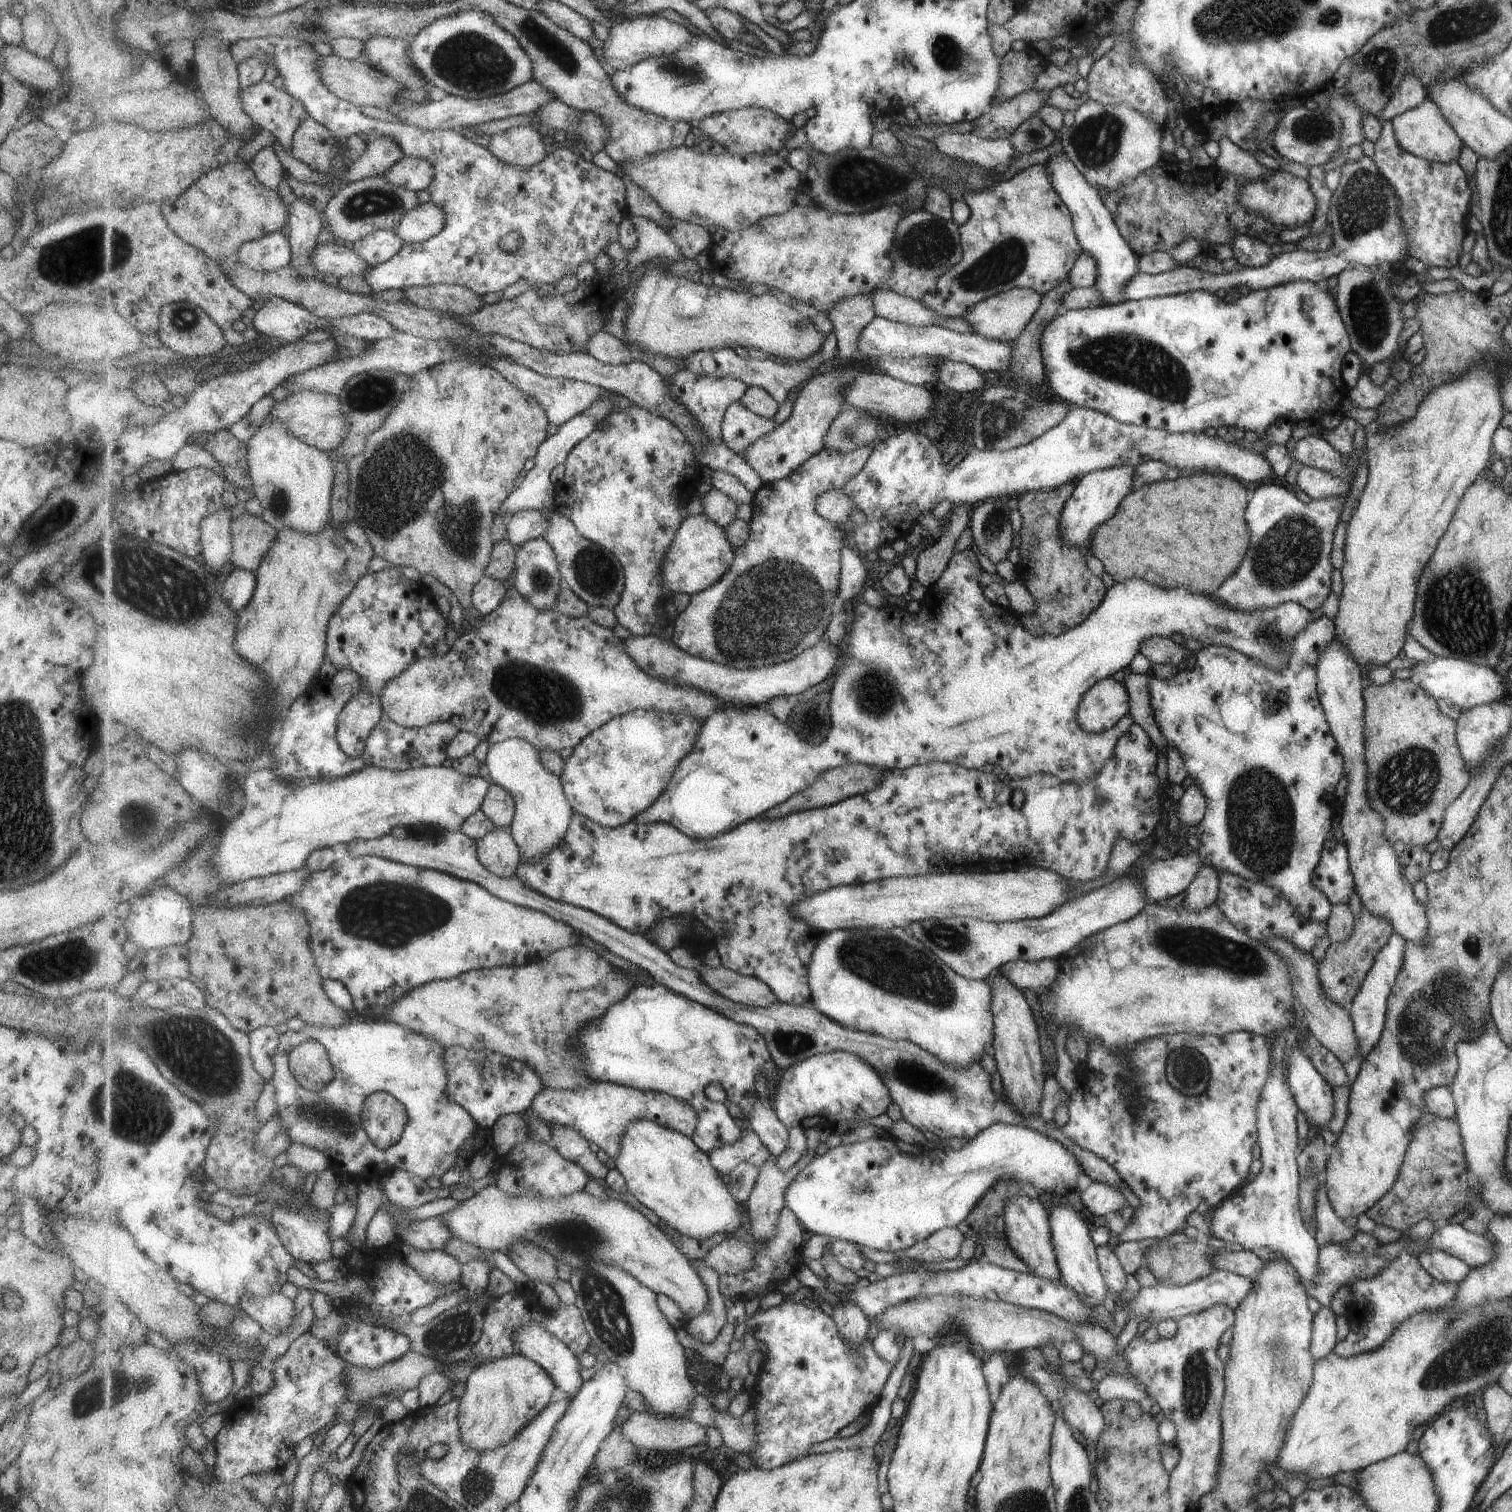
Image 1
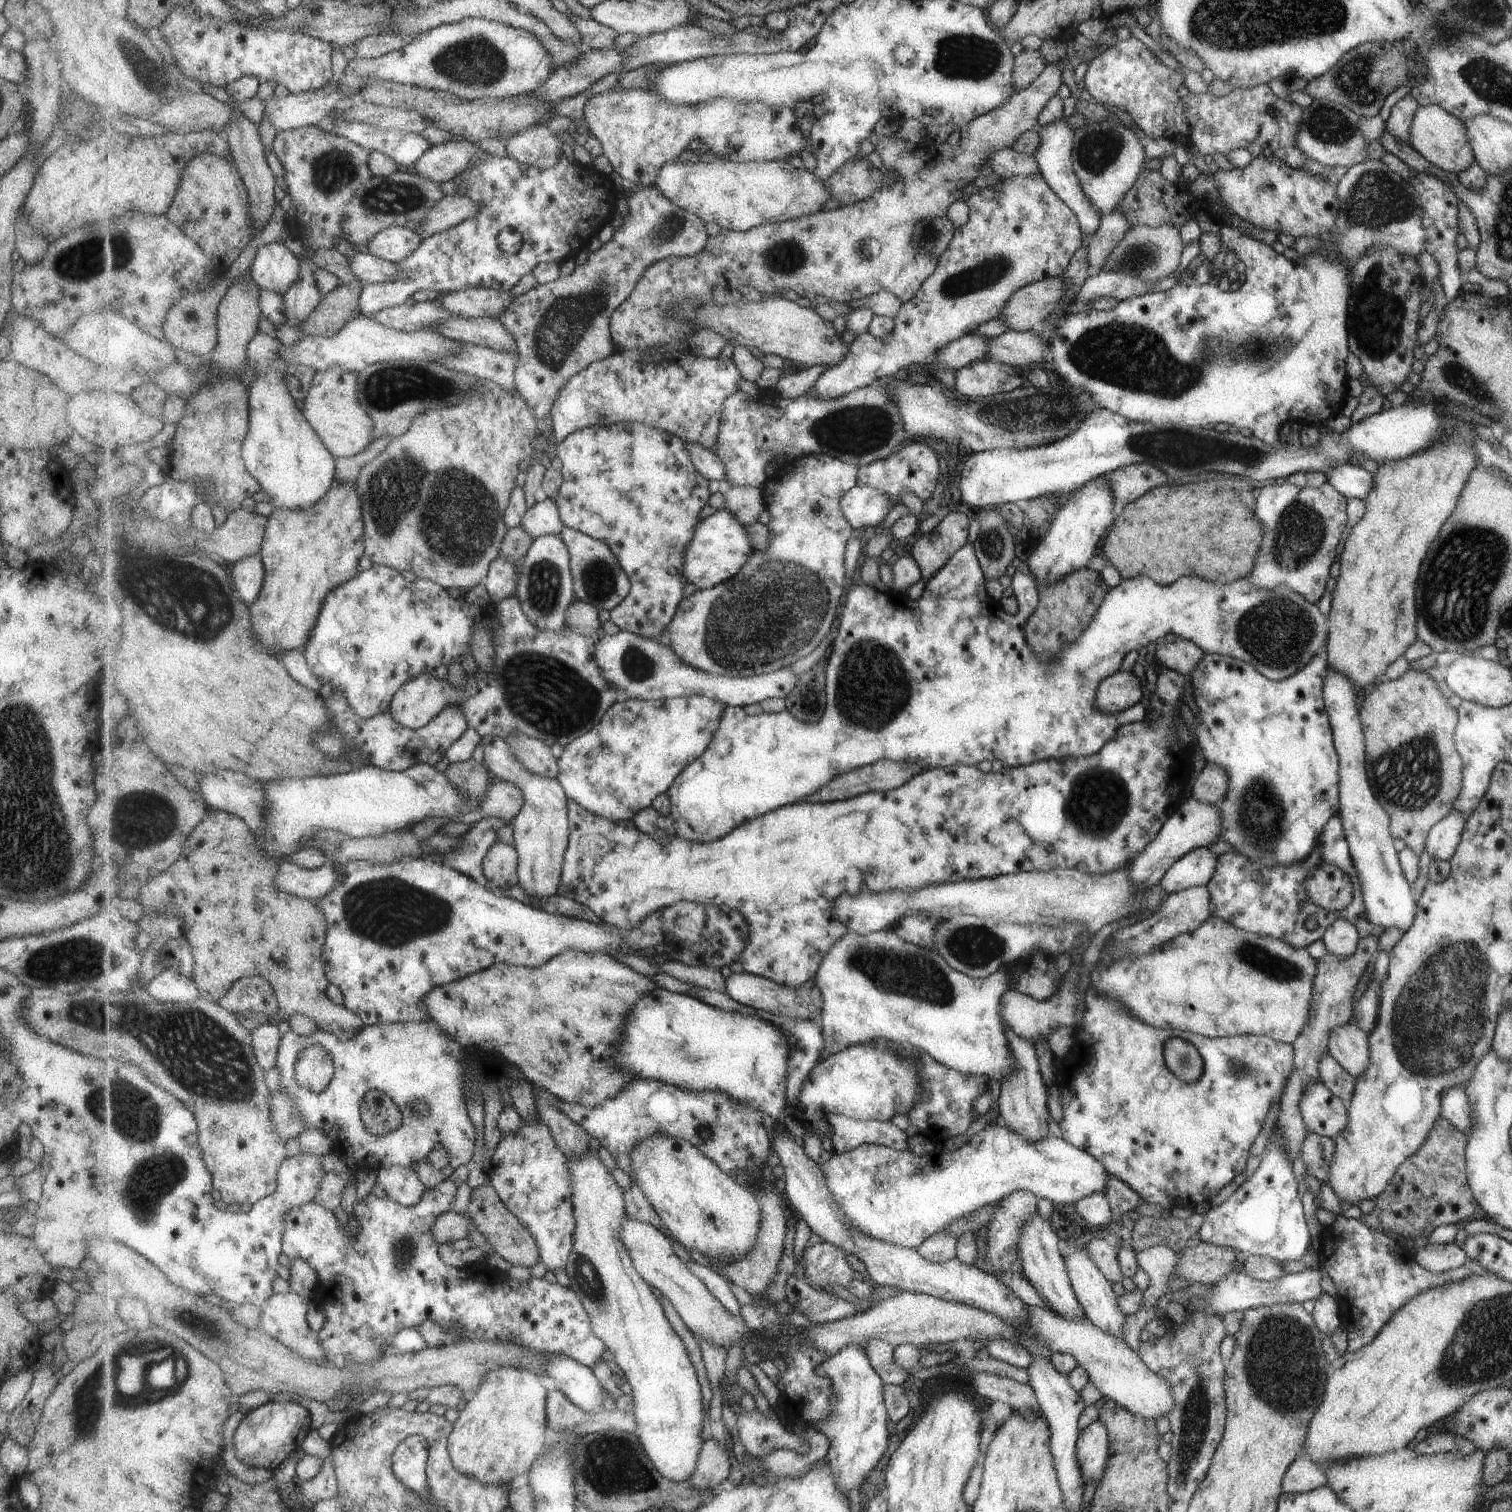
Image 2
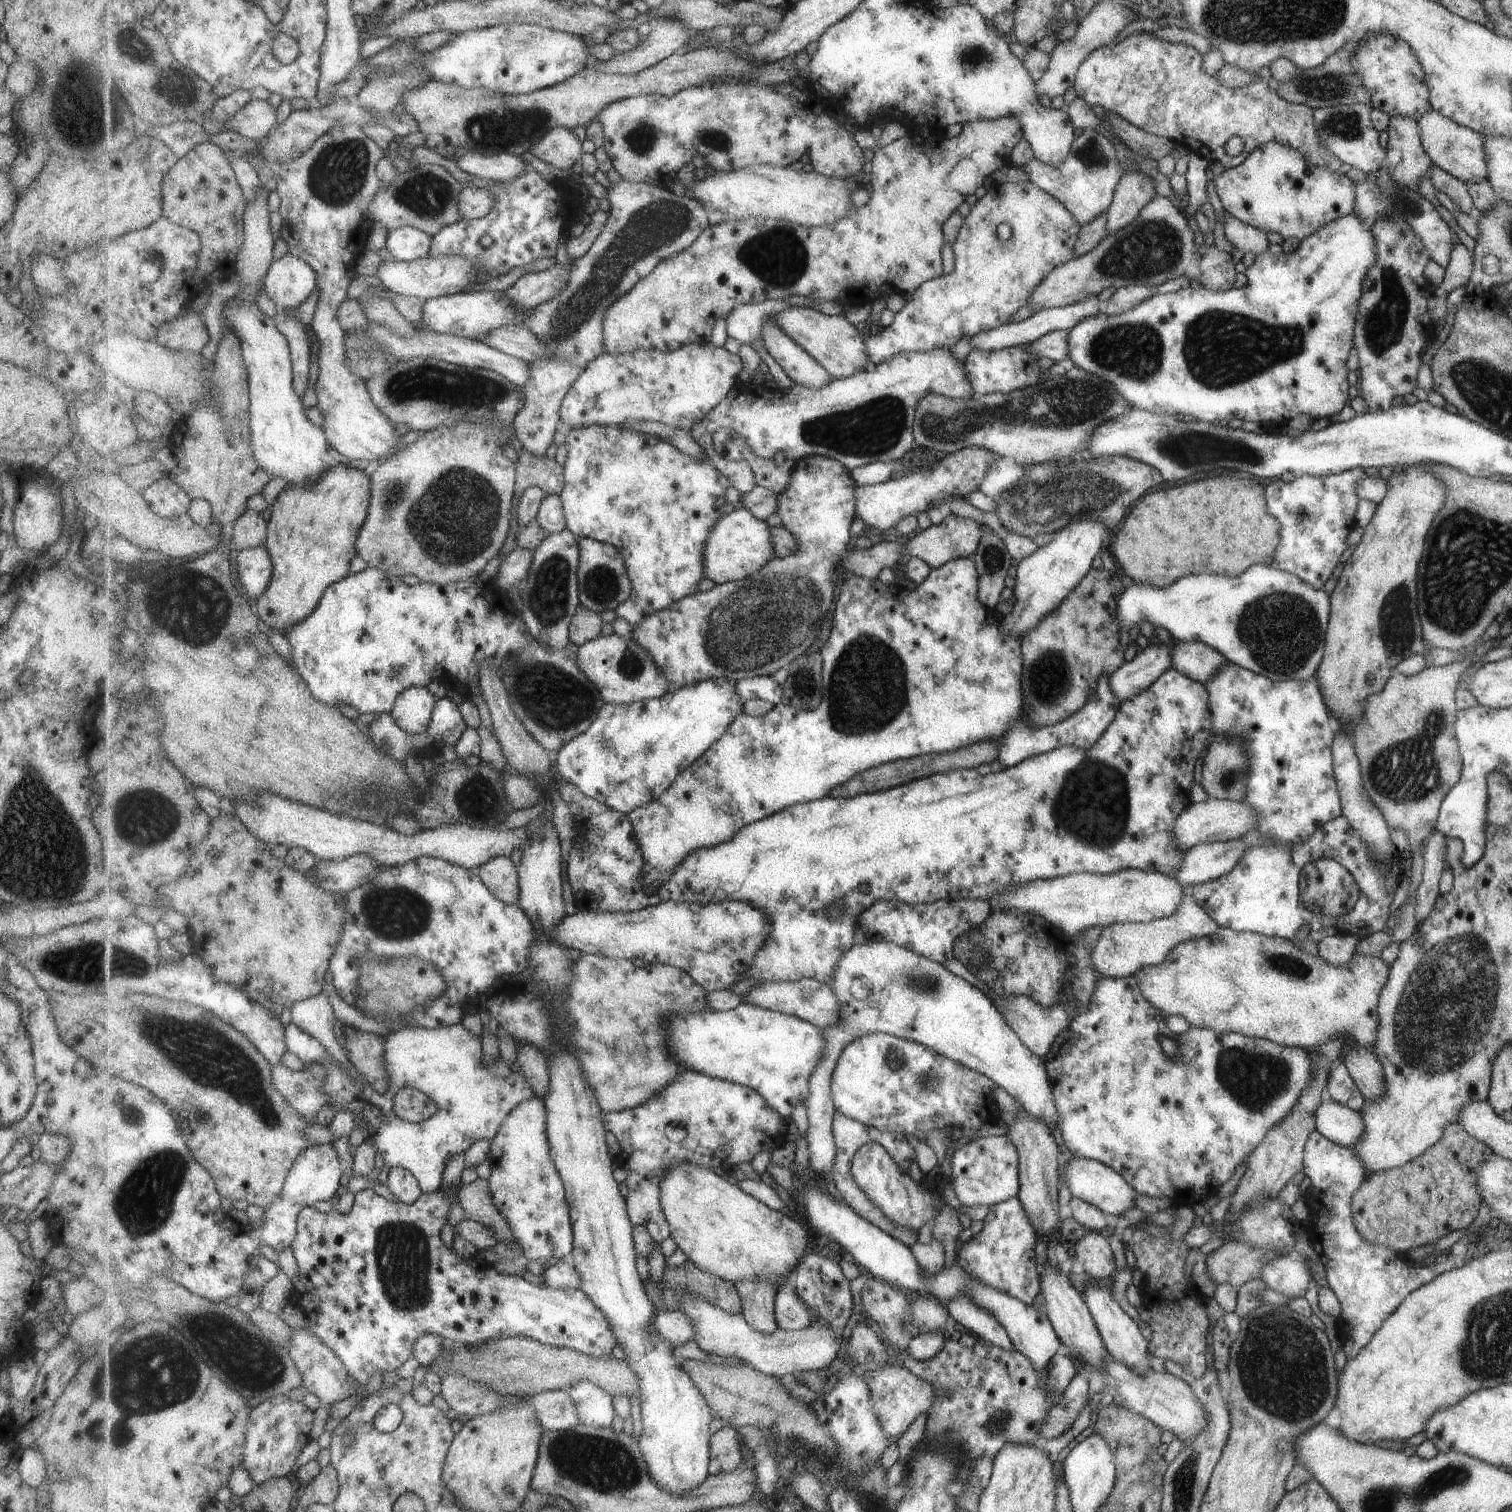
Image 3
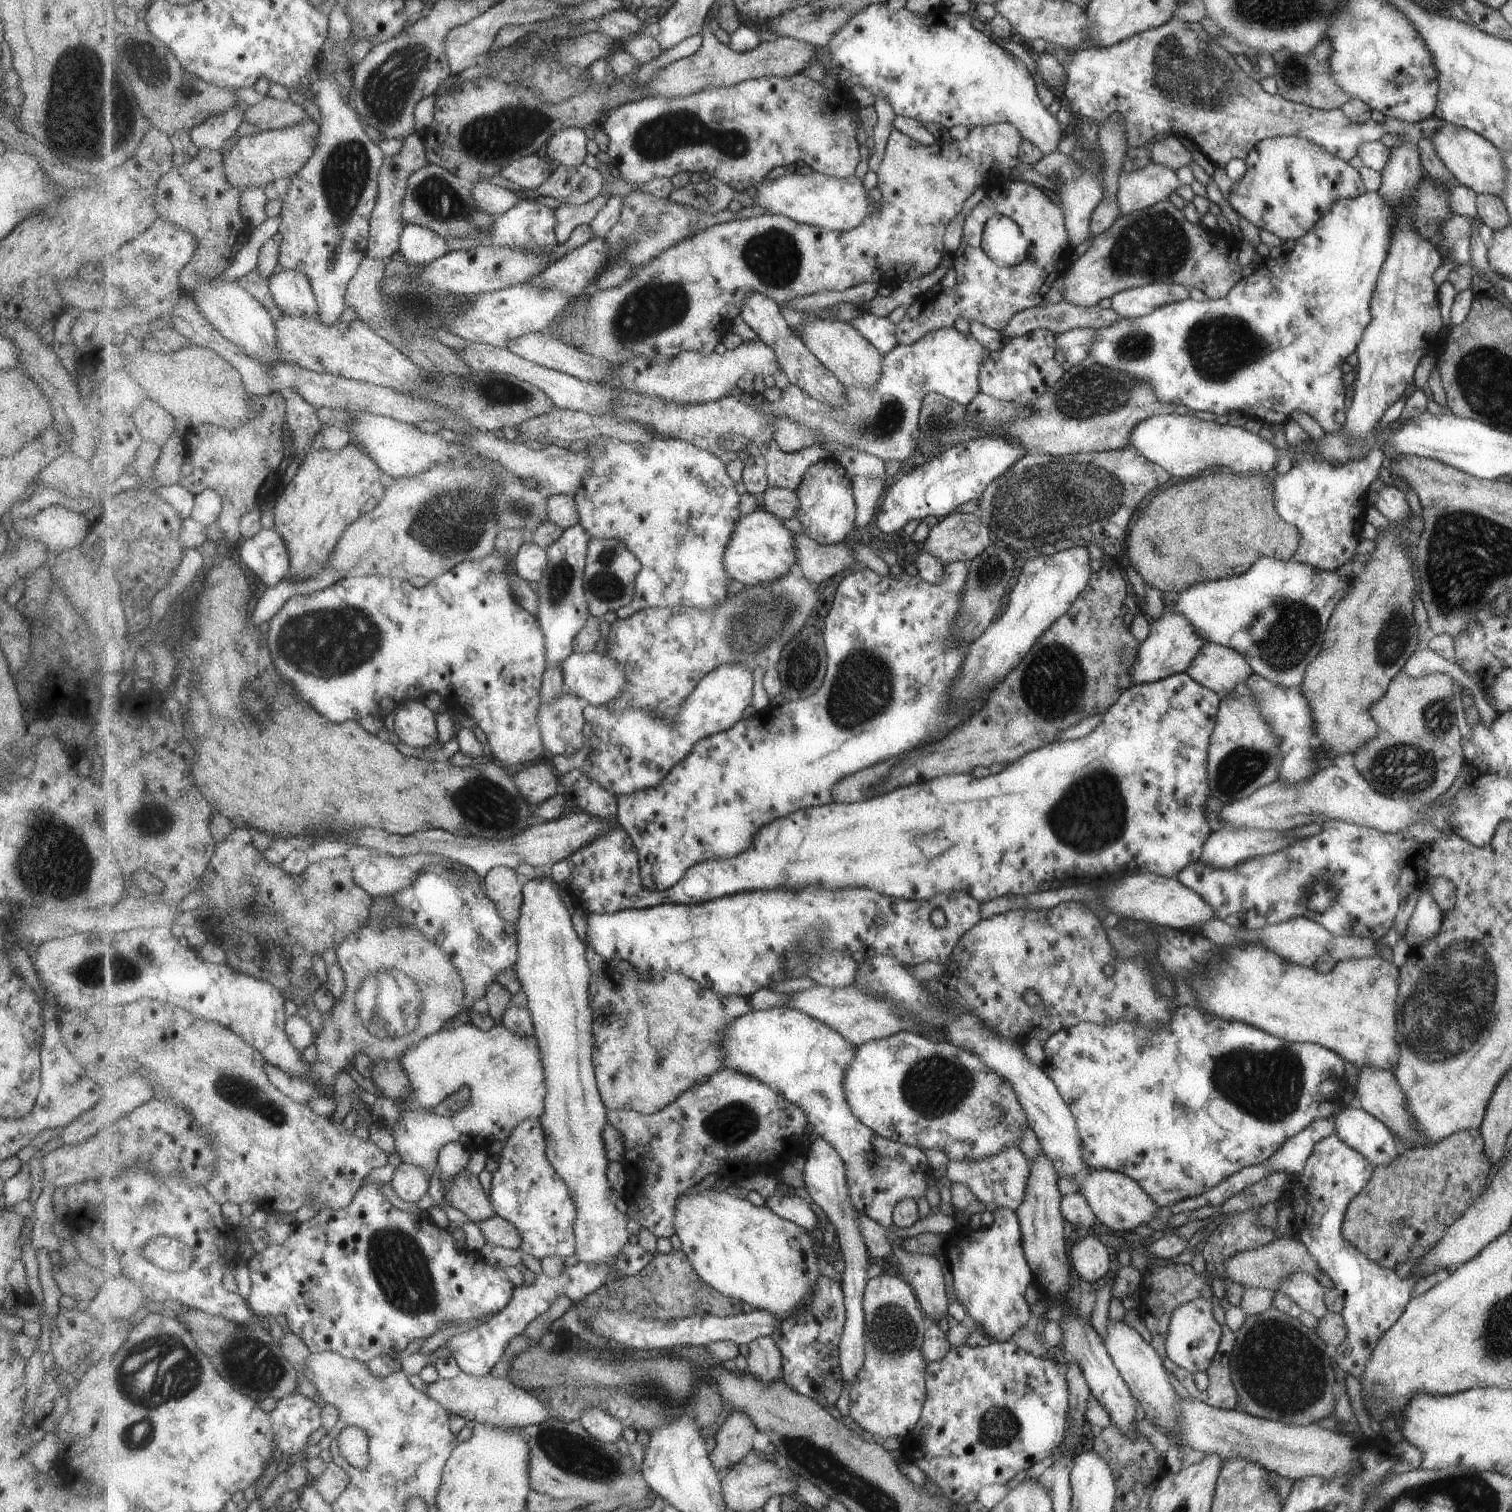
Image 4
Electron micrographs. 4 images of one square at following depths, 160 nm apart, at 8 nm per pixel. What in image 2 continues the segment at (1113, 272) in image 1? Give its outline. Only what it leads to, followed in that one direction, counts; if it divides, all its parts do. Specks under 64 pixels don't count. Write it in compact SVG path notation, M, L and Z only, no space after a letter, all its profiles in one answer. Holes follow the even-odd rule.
M1064 117L1053 121L1052 123L1039 126L1039 142L1035 152L1032 154L1035 170L1038 170L1044 180L1053 191L1066 203L1078 217L1078 223L1083 236L1089 236L1097 232L1101 224L1102 214L1094 207L1089 196L1083 192L1078 177L1075 176L1071 151L1073 148L1074 130L1067 127Z

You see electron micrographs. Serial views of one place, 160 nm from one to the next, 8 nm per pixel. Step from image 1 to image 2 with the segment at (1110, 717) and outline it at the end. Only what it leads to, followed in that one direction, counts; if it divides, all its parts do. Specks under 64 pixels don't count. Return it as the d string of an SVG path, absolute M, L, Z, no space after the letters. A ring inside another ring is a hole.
M1117 670L1106 674L1097 690L1094 702L1103 713L1114 713L1133 706L1141 698L1139 679L1132 671Z

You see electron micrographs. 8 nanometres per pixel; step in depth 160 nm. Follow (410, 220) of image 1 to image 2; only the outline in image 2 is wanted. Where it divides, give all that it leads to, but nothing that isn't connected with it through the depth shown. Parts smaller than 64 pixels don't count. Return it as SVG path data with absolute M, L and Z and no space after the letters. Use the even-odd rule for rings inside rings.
M445 195L437 206L428 212L424 218L421 229L417 232L427 238L438 232L453 228L467 219L472 219L479 211L478 205L473 199L463 195Z

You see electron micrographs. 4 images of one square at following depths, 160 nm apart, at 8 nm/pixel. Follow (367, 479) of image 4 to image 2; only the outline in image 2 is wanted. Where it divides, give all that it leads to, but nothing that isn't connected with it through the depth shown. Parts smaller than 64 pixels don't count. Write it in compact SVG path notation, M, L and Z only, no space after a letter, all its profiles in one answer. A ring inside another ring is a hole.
M337 481L333 482L332 487L329 491L326 492L326 495L322 496L322 499L315 503L313 507L306 509L284 509L281 507L276 507L273 511L273 514L269 516L268 527L266 530L266 537L262 546L262 559L266 568L266 579L264 580L263 588L261 589L260 595L257 597L257 600L250 606L252 621L254 631L256 636L261 638L261 642L268 648L267 651L273 653L278 657L279 650L293 650L296 648L300 651L303 651L303 648L306 647L306 644L310 642L310 636L318 623L318 618L320 612L322 611L322 606L326 602L326 596L330 594L331 591L335 590L338 586L349 582L349 580L354 579L361 570L359 570L359 560L363 558L363 554L366 554L366 544L365 544L365 524L363 516L363 505L362 505L362 496L358 491L356 484L353 484L351 481Z

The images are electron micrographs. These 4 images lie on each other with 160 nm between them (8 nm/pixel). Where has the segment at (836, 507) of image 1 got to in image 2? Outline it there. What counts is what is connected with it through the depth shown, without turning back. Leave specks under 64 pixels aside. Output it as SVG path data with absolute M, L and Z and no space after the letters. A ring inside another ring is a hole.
M857 485L842 498L844 515L861 532L879 531L879 524L894 506L892 498L869 485Z

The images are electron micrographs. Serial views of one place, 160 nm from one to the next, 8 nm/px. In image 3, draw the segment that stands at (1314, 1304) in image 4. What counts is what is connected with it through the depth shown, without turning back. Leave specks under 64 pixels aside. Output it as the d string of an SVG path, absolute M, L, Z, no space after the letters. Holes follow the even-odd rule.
M1279 1256L1267 1261L1260 1272L1261 1279L1273 1292L1286 1297L1303 1297L1310 1275L1302 1258Z

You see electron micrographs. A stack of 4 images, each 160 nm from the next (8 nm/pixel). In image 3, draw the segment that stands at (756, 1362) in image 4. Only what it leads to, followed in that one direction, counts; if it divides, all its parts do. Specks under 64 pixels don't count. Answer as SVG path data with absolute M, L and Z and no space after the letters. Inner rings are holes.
M769 1280L735 1283L742 1298L741 1312L755 1330L771 1334L780 1327L776 1319L776 1296L780 1286Z

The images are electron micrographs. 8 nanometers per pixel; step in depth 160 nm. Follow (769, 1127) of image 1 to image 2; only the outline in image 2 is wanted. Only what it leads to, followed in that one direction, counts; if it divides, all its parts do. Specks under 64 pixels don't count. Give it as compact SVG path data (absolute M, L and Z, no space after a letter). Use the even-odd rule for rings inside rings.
M777 1131L772 1146L786 1172L786 1180L782 1187L790 1208L807 1222L812 1232L825 1241L841 1247L846 1253L857 1256L865 1264L867 1277L874 1284L891 1285L902 1291L915 1291L946 1301L965 1303L974 1306L975 1309L993 1313L1011 1325L1023 1325L1026 1322L1024 1317L1028 1306L990 1273L960 1262L957 1257L950 1258L944 1263L930 1263L917 1252L916 1248L879 1240L855 1228L851 1219L848 1219L840 1204L834 1199L823 1166L807 1154L804 1146L797 1143L791 1136L788 1138L787 1133Z

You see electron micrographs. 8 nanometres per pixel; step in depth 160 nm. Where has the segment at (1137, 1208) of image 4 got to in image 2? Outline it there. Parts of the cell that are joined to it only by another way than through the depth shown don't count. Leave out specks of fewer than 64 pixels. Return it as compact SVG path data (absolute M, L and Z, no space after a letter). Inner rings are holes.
M994 1122L977 1131L951 1155L929 1153L916 1156L909 1150L899 1152L885 1145L863 1143L851 1152L834 1154L823 1168L834 1199L855 1228L873 1238L913 1248L960 1216L979 1207L995 1205L1012 1192L1029 1191L1037 1199L1046 1198L1061 1205L1073 1204L1091 1193L1105 1194L1110 1180L1109 1173L1094 1156L1064 1139L1051 1136L1037 1142L1027 1141L1015 1131Z

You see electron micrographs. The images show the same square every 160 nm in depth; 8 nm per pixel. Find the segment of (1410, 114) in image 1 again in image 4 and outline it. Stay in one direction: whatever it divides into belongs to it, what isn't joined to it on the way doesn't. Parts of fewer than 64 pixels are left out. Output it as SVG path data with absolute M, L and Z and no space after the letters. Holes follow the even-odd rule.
M1444 123L1435 130L1435 134L1431 134L1429 140L1435 154L1453 174L1458 185L1469 188L1475 194L1499 196L1506 191L1506 170L1502 152L1485 137L1471 130Z

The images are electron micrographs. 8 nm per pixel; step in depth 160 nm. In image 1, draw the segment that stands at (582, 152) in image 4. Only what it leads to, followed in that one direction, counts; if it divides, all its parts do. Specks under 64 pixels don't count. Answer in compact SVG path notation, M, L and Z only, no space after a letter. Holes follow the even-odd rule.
M510 127L491 138L491 152L503 162L531 168L548 157L543 136L535 127Z

